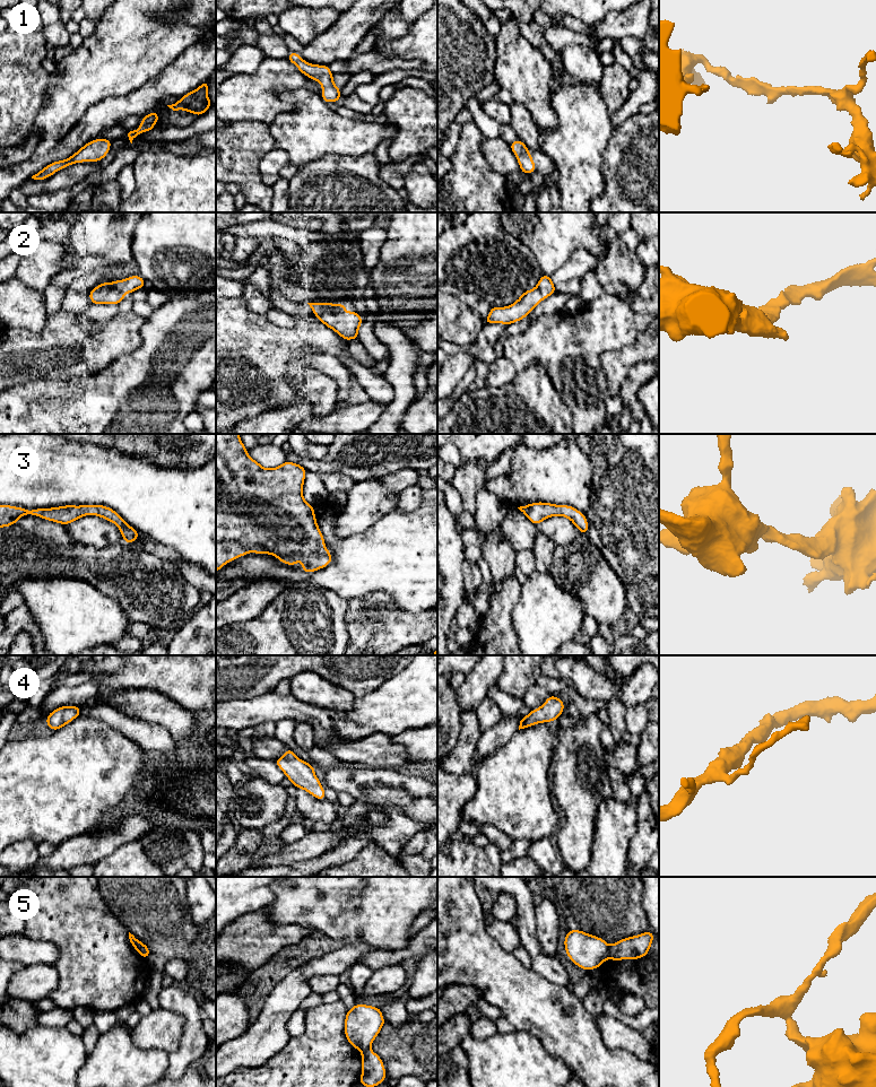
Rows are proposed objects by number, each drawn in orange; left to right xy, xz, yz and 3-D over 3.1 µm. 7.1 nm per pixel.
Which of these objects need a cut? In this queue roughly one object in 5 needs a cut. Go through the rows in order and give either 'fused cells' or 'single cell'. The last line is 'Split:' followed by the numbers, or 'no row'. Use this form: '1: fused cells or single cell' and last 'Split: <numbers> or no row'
1: single cell
2: single cell
3: single cell
4: single cell
5: fused cells
Split: 5

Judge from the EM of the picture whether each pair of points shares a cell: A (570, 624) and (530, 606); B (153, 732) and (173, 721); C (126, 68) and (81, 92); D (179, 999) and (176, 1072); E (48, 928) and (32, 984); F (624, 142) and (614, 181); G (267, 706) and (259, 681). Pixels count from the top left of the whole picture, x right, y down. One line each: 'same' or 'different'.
A: same
B: different
C: same
D: same
E: different
F: same
G: different

